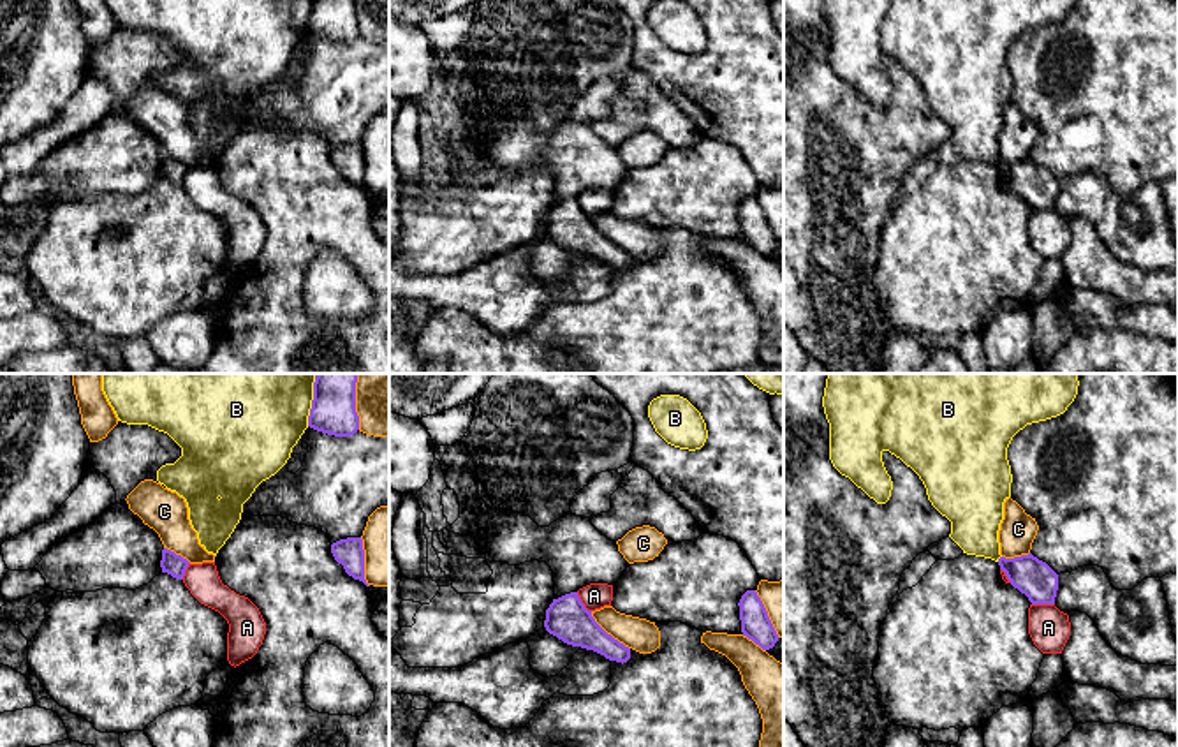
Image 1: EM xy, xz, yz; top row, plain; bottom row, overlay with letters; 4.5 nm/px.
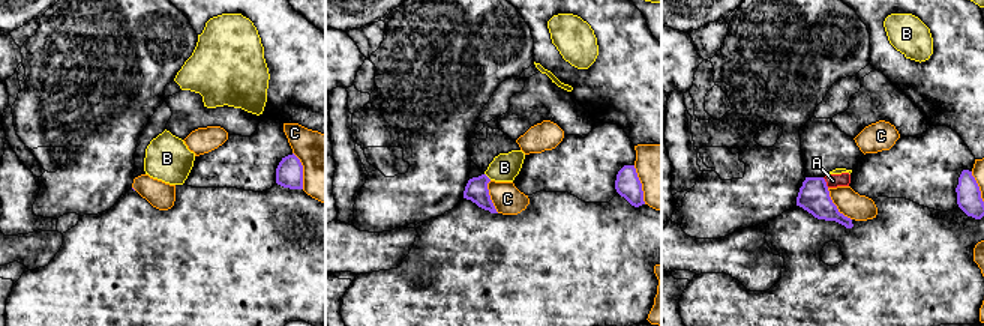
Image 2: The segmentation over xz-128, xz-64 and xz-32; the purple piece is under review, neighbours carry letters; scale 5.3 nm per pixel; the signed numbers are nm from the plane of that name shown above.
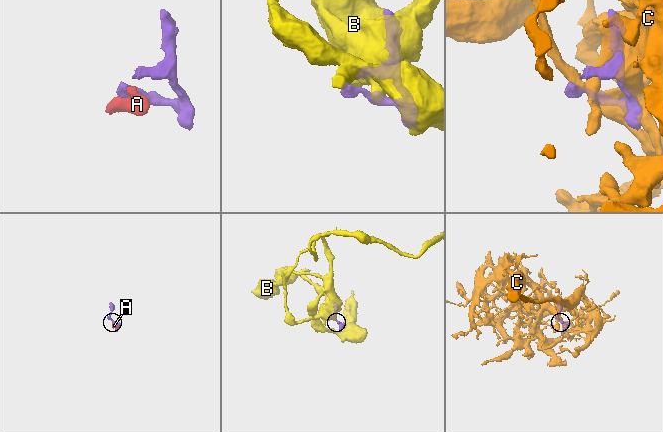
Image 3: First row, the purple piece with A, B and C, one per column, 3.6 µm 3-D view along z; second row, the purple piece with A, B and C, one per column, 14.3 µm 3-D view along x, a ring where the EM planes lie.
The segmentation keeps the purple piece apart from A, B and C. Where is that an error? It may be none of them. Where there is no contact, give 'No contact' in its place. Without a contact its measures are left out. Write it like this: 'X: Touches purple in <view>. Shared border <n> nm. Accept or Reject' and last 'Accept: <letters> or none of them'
A: Touches purple in yz. Shared border 100 nm. Reject
B: Touches purple in xy. Shared border 150 nm. Reject
C: Touches purple in xz. Shared border 260 nm. Reject
Accept: none of them

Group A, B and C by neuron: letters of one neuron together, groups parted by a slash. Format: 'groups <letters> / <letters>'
groups A C / B

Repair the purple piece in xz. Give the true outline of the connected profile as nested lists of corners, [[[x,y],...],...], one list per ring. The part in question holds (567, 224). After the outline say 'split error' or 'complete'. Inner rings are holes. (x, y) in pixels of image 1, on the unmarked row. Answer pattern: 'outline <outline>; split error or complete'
outline [[[578,197],[553,204],[544,233],[567,250],[593,255],[609,266],[627,268],[630,254],[607,240],[585,213]]]; complete

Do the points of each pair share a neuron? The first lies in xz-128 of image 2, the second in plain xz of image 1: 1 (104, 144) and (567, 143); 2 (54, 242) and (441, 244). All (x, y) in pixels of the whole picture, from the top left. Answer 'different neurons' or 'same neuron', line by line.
1: different neurons
2: different neurons

